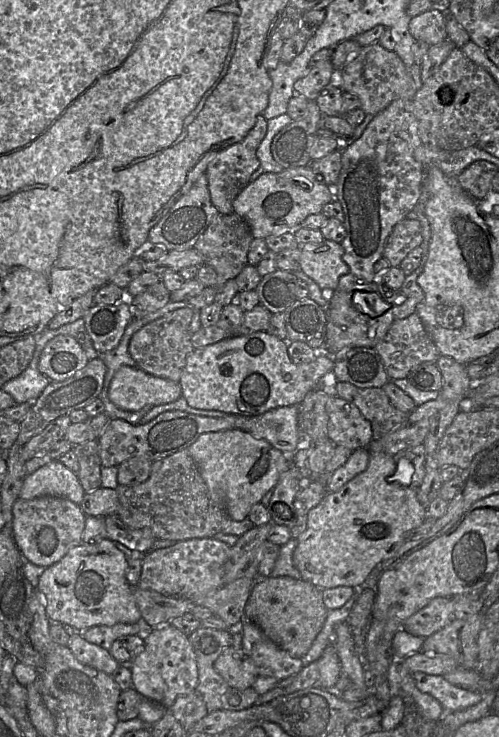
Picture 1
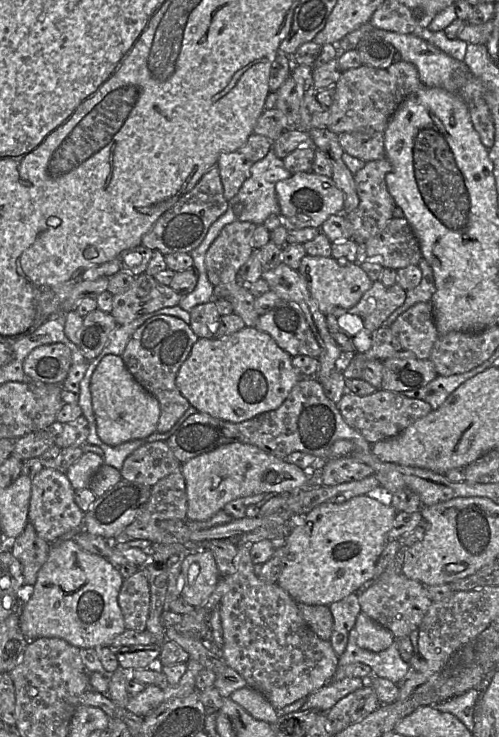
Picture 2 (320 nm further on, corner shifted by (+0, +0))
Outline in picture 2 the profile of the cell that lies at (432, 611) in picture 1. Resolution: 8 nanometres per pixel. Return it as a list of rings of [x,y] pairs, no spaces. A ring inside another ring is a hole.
[[[382,573],[375,583],[359,596],[361,611],[392,632],[396,639],[417,629],[433,601],[426,587],[403,573]]]

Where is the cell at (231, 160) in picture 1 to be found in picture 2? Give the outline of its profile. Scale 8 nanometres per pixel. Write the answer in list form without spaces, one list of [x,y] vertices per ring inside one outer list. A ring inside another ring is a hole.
[[[252,133],[247,142],[231,153],[221,154],[217,161],[224,197],[231,200],[251,175],[252,165],[263,159],[272,148],[266,136]]]

